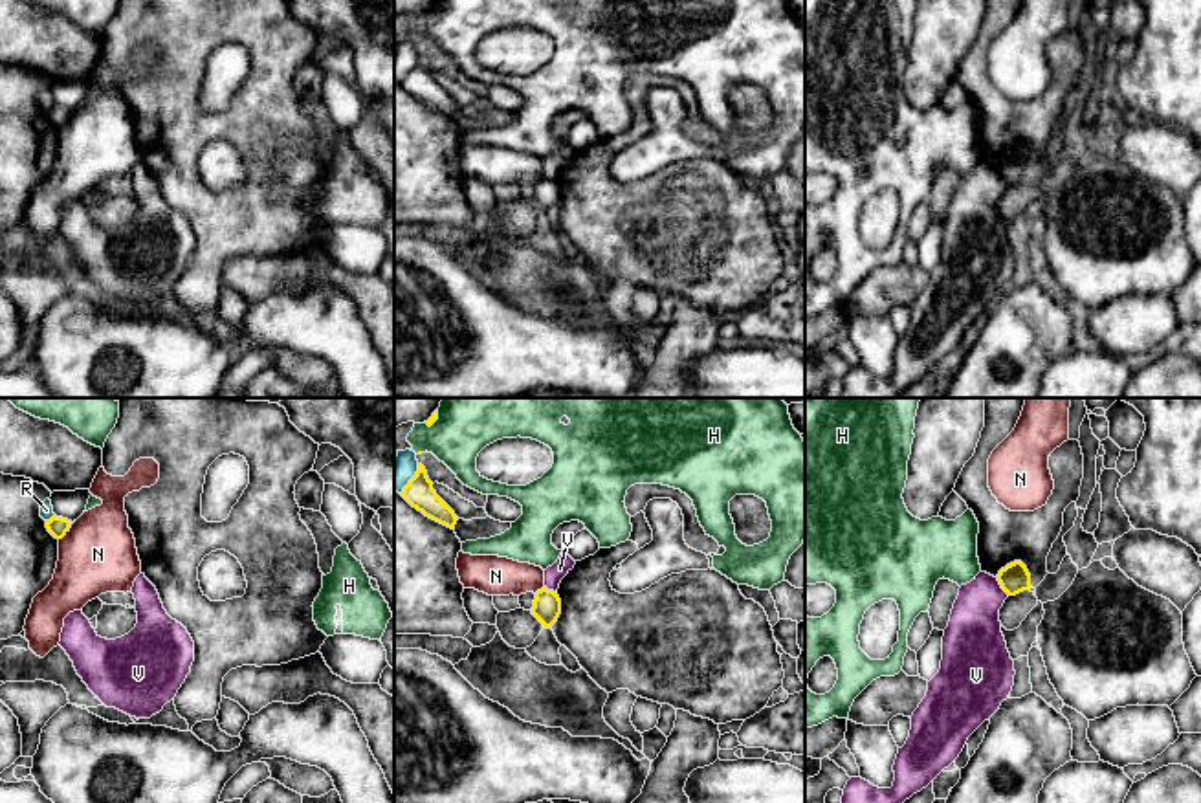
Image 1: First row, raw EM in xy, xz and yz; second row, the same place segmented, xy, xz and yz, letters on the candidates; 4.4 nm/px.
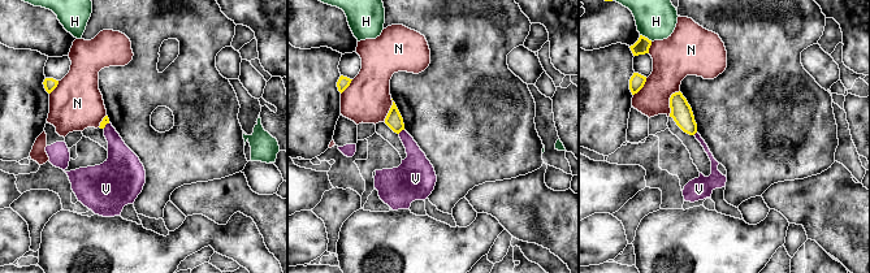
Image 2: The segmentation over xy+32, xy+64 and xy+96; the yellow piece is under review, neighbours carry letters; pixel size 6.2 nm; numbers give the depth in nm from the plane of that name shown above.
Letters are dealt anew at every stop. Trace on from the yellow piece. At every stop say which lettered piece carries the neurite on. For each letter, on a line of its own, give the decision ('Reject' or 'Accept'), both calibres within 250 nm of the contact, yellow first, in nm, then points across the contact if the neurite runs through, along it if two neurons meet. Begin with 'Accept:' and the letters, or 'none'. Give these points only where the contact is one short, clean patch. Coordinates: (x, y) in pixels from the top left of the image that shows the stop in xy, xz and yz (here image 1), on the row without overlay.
Accept: none
H: Reject. Thickness 40 nm (yellow) against 240 nm
N: Reject. Thickness 90 nm (yellow) against 320 nm
R: Reject. Thickness 90 nm (yellow) against 60 nm
V: Reject. Thickness 140 nm (yellow) against 240 nm. Boundary: yz (996, 167), (1009, 184)

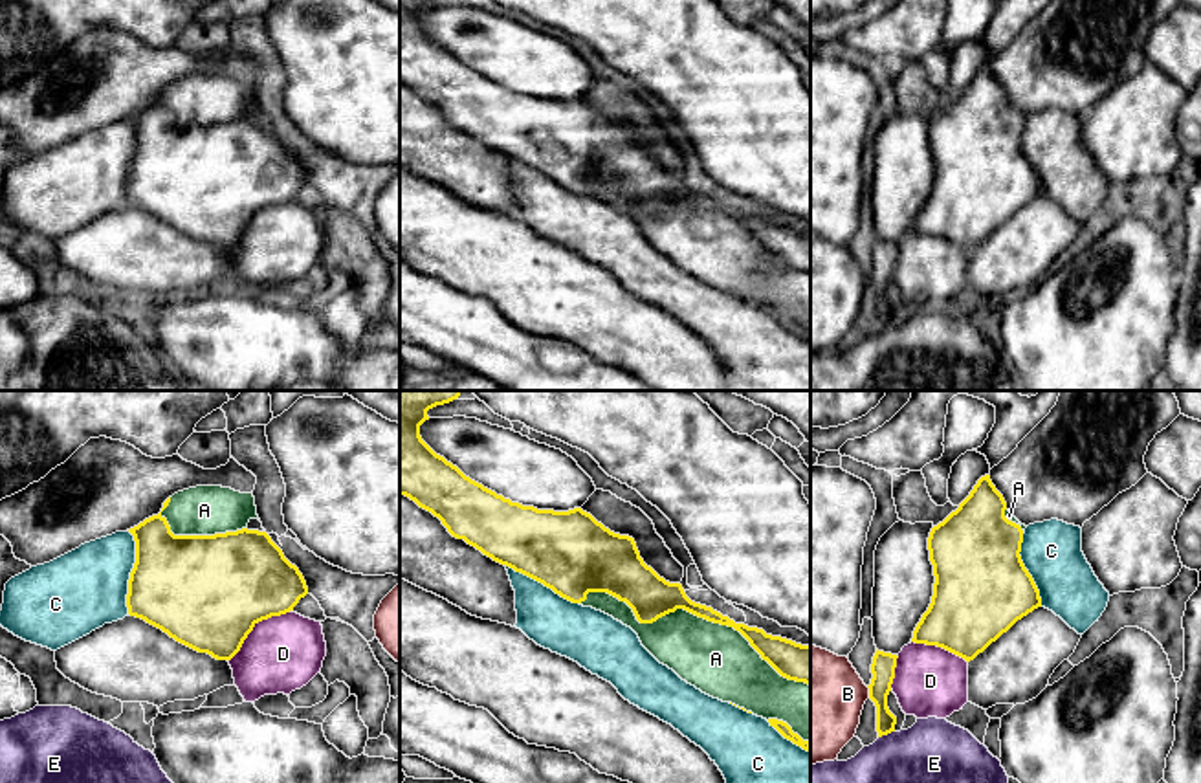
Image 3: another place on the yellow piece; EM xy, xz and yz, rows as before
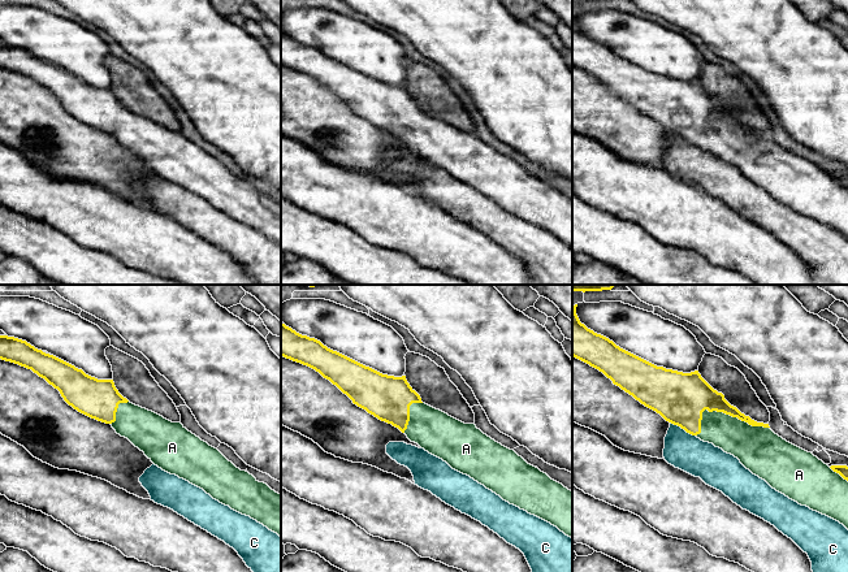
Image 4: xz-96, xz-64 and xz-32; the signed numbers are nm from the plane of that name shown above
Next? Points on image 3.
Accept: A
A: Accept. Thickness 200 nm (yellow) against 300 nm
B: Reject. Thickness 110 nm (yellow) against 420 nm
C: Reject. Thickness 440 nm (yellow) against 360 nm
D: Reject. Thickness 500 nm (yellow) against 340 nm
E: Reject. Thickness 100 nm (yellow) against 480 nm

